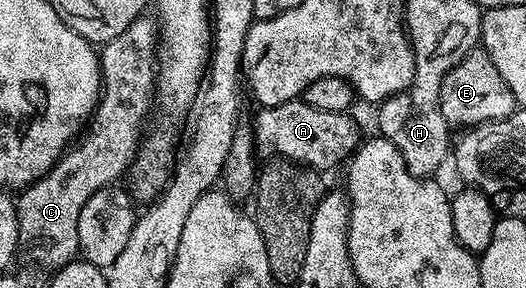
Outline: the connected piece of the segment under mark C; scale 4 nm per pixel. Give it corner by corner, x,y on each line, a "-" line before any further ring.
143,16
101,47
102,92
84,133
44,177
25,187
16,198
18,241
32,261
49,268
71,261
79,253
80,212
96,192
113,187
114,181
129,171
144,137
142,121
149,116
156,98
158,43
155,19

